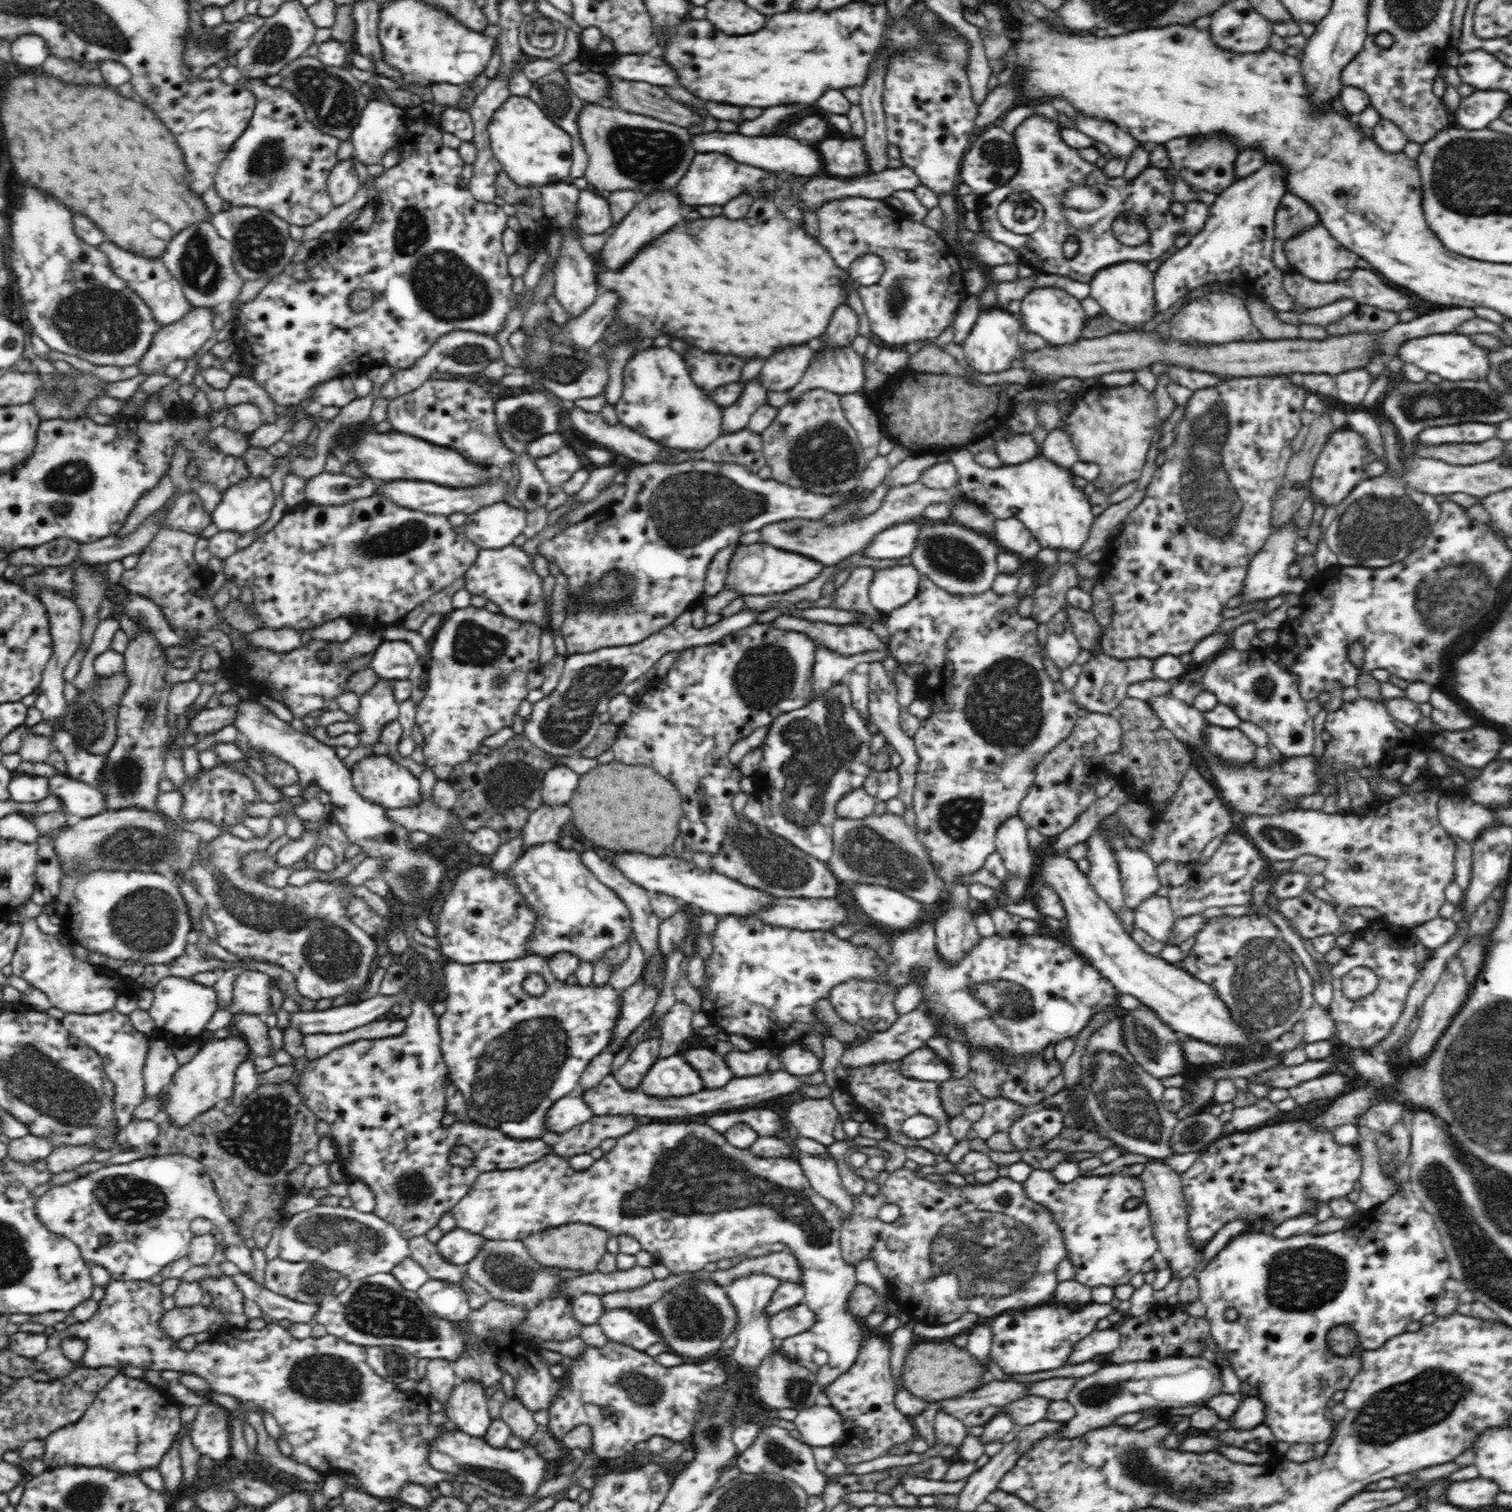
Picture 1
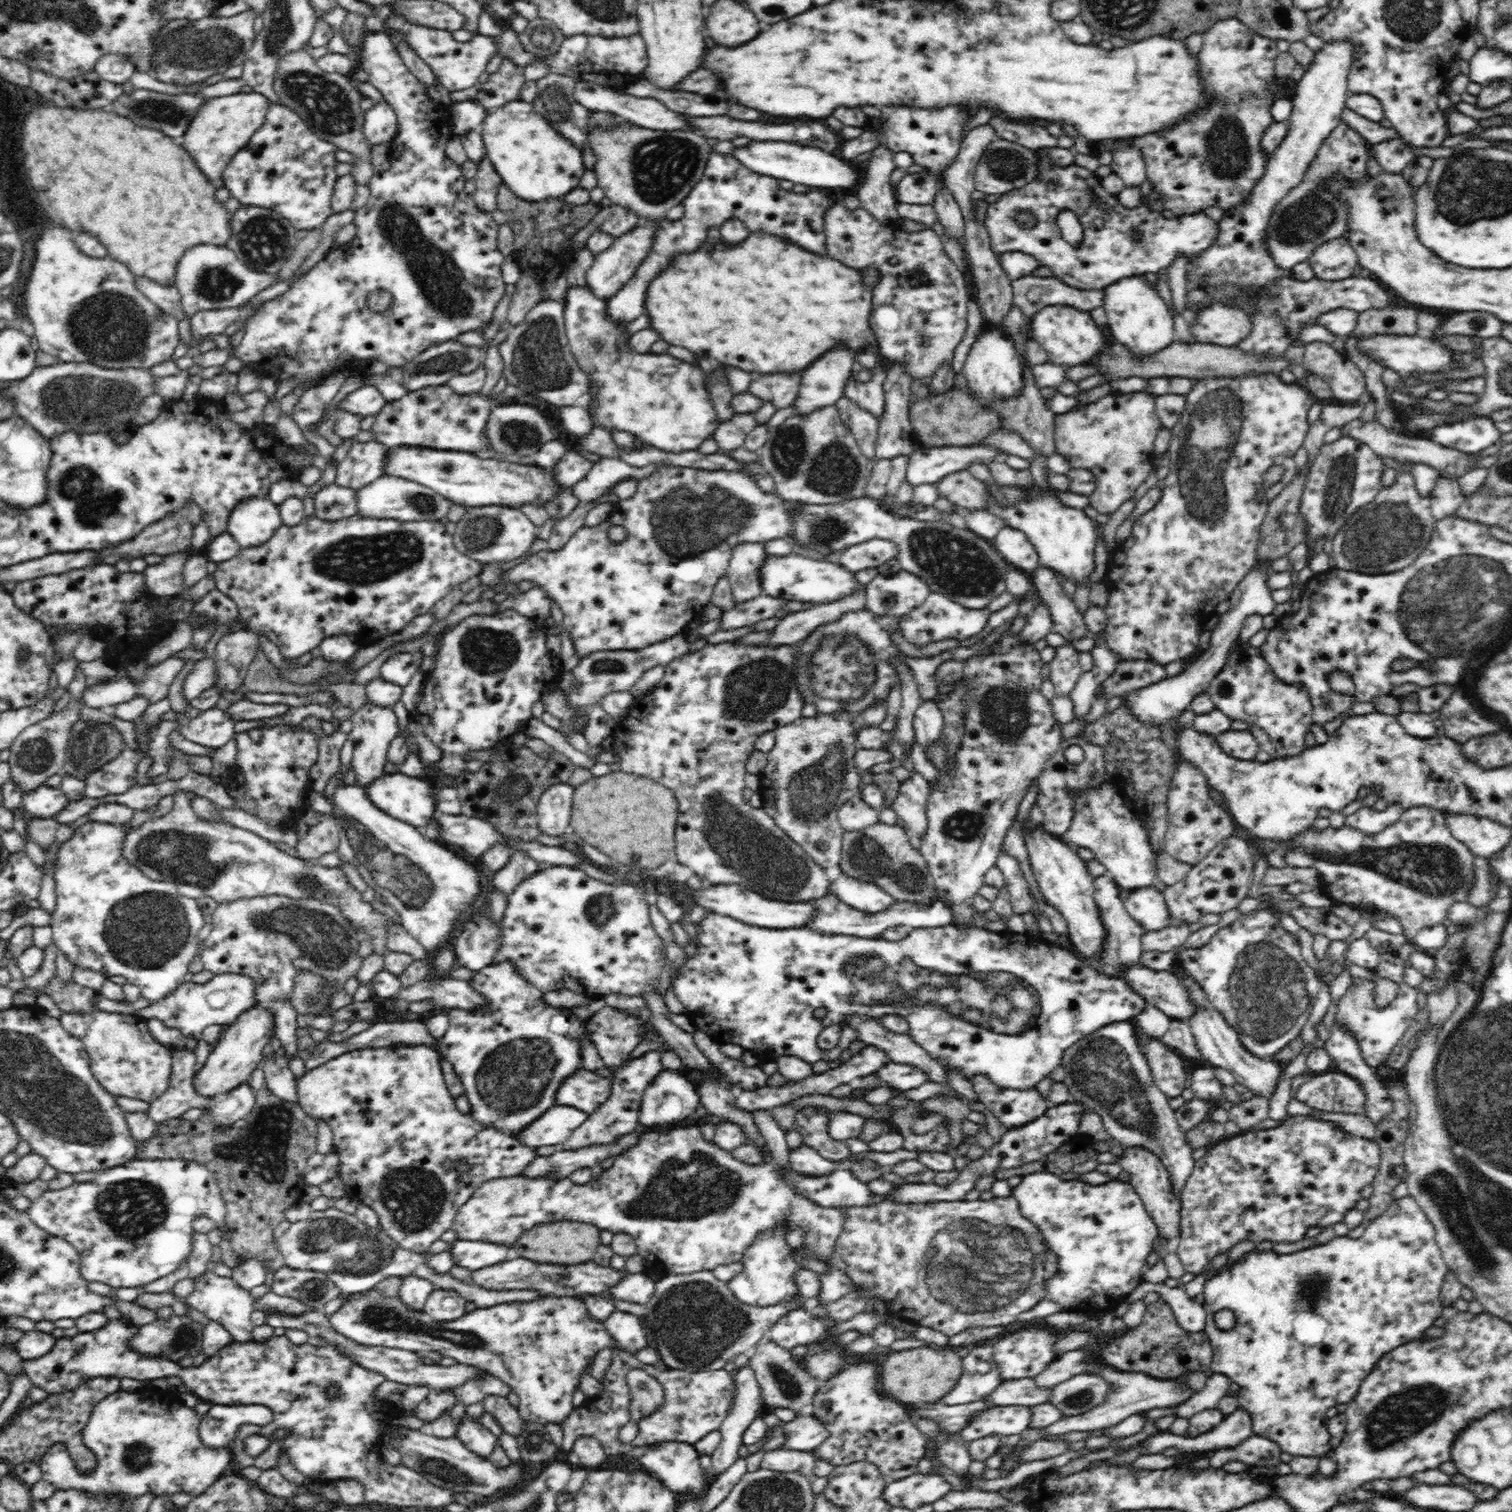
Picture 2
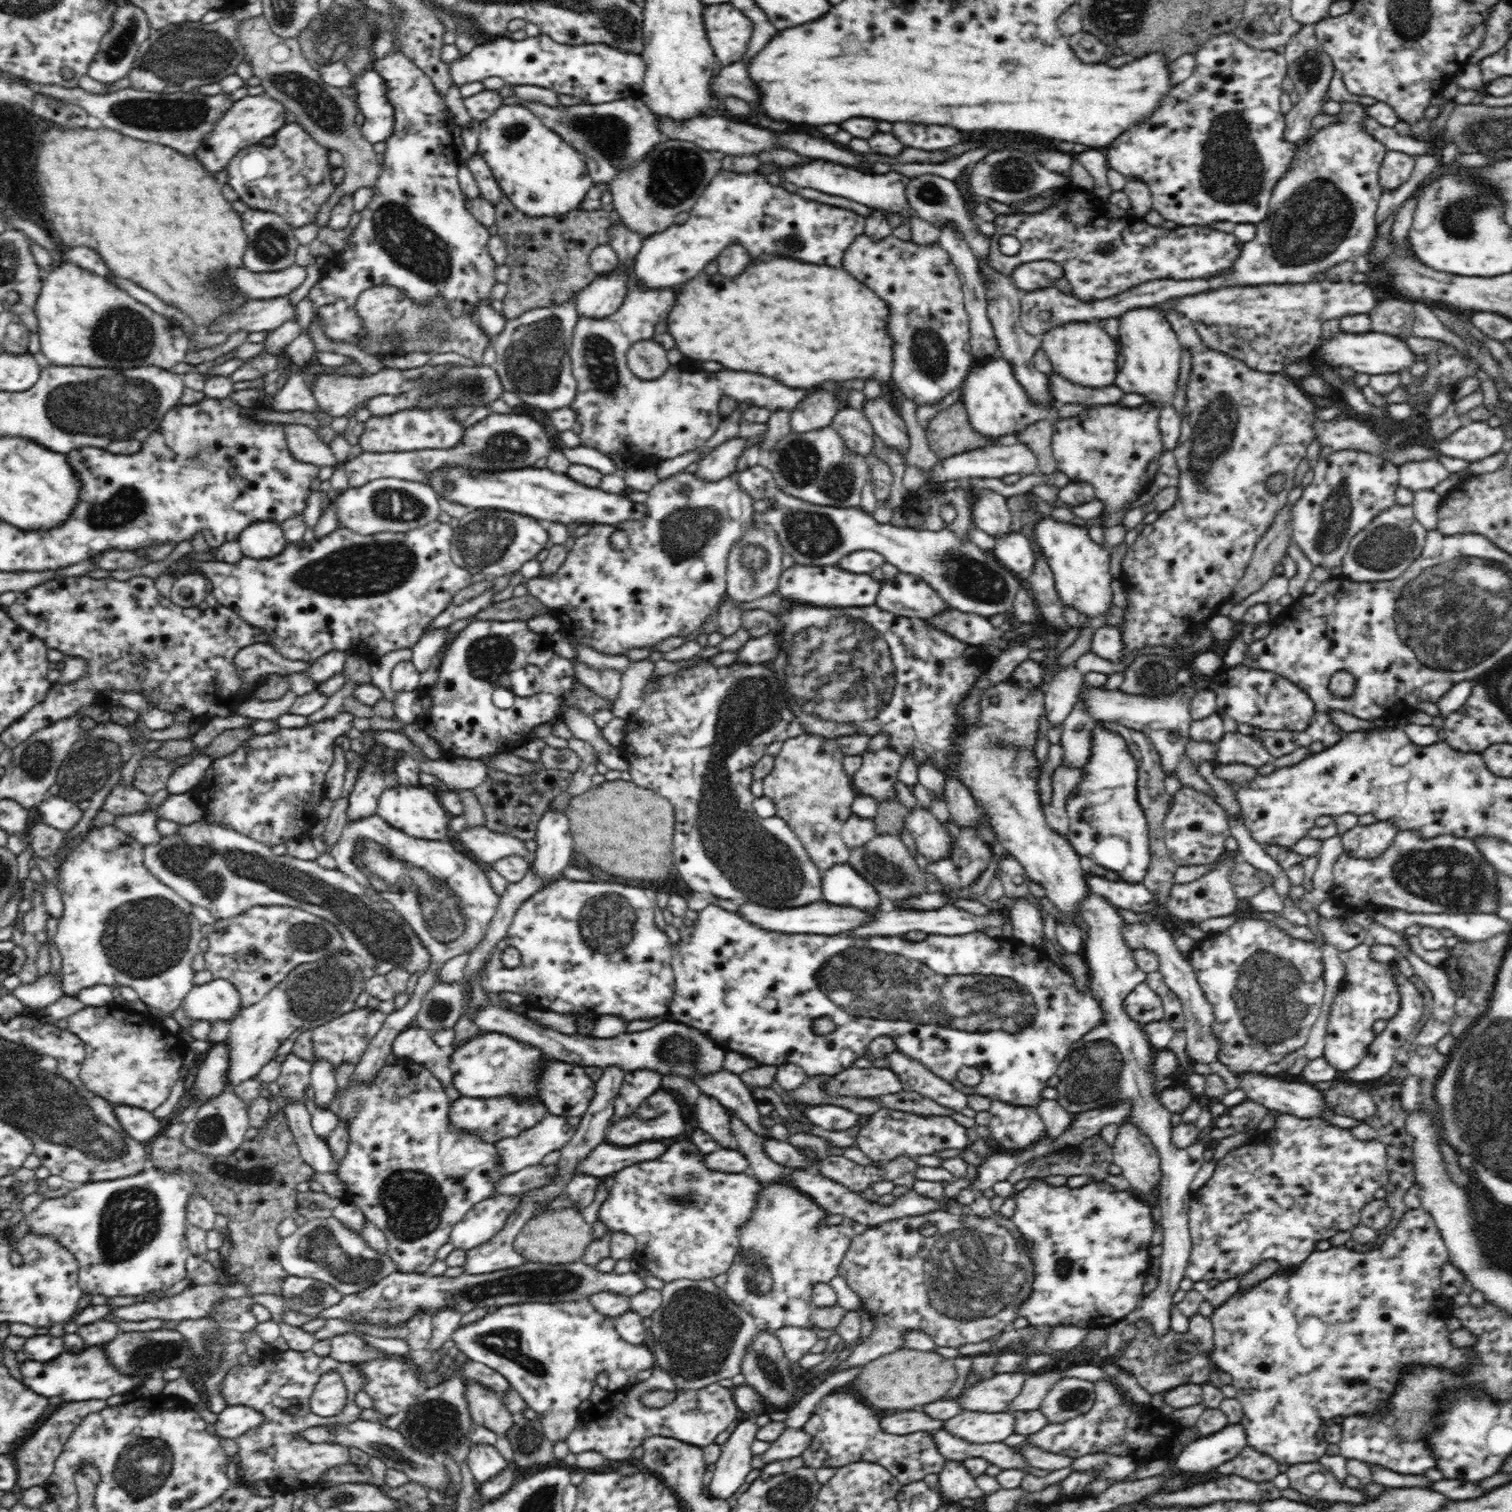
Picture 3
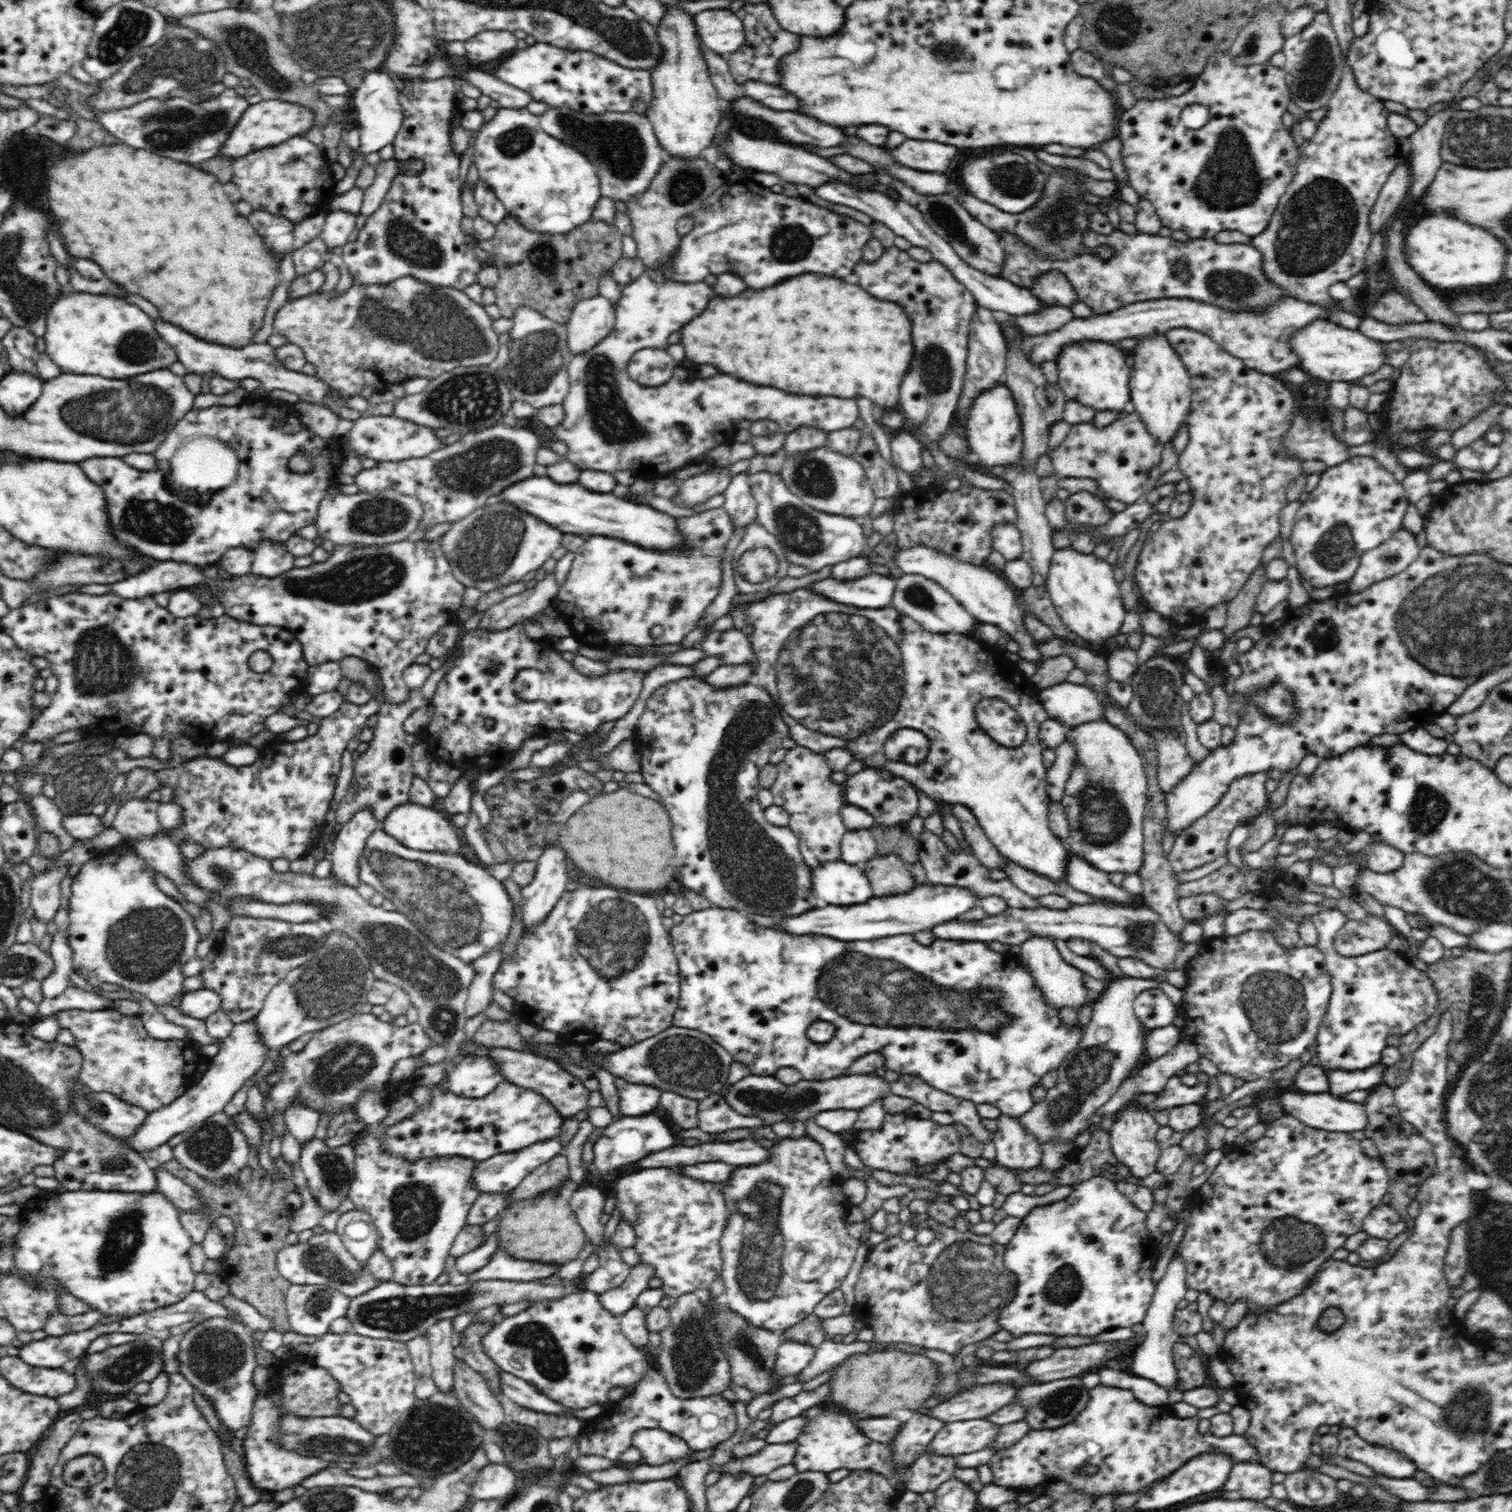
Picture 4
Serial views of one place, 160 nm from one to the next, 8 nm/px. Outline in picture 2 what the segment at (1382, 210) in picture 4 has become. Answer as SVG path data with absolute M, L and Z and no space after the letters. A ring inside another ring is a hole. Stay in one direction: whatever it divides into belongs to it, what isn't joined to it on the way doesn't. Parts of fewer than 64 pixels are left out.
M1404 138L1393 139L1373 146L1373 154L1385 172L1401 174L1414 154Z

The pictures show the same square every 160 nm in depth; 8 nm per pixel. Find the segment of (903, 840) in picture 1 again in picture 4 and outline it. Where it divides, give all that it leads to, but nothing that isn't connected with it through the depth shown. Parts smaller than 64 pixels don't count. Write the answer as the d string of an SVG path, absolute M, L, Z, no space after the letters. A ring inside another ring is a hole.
M876 854L861 867L870 882L874 897L905 894L916 887L910 866L896 855Z

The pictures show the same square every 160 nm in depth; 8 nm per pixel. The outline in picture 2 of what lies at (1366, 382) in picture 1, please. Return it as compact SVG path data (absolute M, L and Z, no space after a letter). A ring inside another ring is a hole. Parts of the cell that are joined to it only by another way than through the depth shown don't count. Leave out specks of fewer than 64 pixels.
M1313 342L1305 346L1306 352L1307 358L1316 360L1305 360L1305 369L1309 374L1326 380L1333 397L1352 402L1366 396L1364 374L1332 346L1324 342Z

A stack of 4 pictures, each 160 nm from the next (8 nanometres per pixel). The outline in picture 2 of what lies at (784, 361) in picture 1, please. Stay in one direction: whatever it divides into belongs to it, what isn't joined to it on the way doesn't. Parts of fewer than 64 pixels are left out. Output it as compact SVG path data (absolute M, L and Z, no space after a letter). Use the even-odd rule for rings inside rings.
M803 372L764 375L751 373L751 376L753 380L747 392L781 410L795 403Z

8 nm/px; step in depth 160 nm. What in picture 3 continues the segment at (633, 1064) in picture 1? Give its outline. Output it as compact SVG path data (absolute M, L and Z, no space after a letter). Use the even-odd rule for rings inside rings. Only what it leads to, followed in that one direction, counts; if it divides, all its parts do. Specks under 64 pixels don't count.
M636 1070L624 1076L624 1082L616 1096L614 1115L610 1123L619 1121L636 1112L658 1088L661 1088L662 1076L652 1070Z

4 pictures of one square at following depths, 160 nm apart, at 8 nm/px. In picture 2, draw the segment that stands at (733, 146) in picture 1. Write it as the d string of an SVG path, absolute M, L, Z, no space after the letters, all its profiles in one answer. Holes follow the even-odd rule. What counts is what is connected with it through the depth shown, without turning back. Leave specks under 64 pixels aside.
M752 142L750 146L736 148L732 156L758 174L780 180L790 180L794 184L804 184L811 190L824 190L825 192L835 188L855 190L861 184L861 174L854 170L854 166L818 148L804 148L796 144L786 144L786 142Z

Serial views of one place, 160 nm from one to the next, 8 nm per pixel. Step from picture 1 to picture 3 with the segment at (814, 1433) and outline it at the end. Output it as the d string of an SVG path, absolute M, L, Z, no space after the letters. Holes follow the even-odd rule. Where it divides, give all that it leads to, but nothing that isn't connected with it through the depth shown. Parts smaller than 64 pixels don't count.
M787 1427L781 1436L771 1443L764 1454L756 1458L757 1465L772 1464L772 1462L800 1457L812 1444L812 1434L802 1429Z

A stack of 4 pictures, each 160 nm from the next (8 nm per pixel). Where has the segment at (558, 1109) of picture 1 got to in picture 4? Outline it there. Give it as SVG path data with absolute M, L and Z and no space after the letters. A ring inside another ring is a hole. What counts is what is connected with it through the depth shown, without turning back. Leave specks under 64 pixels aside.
M559 1134L556 1138L550 1140L540 1140L518 1152L500 1152L496 1156L490 1156L488 1160L483 1160L476 1165L474 1171L472 1171L472 1182L475 1184L477 1191L481 1194L488 1194L488 1192L511 1192L532 1172L535 1168L538 1168L540 1164L548 1162L551 1158L554 1158L557 1154L561 1154L563 1146L559 1141Z

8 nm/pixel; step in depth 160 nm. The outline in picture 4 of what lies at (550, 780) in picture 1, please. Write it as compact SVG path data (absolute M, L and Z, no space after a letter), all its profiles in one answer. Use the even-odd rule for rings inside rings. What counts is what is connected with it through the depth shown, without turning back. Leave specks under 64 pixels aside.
M546 843L537 861L533 882L521 888L520 911L525 932L528 932L526 928L534 928L542 922L542 918L547 918L566 892L566 884L570 881L566 870L567 859L560 844L553 846Z

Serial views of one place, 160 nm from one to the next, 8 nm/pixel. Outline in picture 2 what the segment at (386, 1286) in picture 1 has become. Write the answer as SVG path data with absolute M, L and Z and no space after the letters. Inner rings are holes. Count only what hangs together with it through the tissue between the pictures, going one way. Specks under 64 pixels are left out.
M375 1287L350 1297L352 1301L346 1300L338 1312L328 1317L336 1332L365 1346L398 1348L418 1354L439 1352L459 1364L476 1366L502 1380L516 1393L518 1412L524 1421L542 1425L560 1425L570 1416L580 1377L593 1364L598 1352L621 1350L603 1322L592 1318L577 1297L542 1297L532 1302L477 1308L451 1322L438 1322L424 1310L414 1311L398 1296L388 1298Z

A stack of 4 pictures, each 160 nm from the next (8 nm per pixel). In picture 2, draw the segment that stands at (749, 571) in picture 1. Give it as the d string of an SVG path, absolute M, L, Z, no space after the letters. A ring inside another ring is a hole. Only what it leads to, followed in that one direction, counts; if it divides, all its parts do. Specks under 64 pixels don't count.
M796 553L776 557L766 556L762 570L760 570L760 583L764 595L784 600L798 600L798 602L810 602L810 604L826 604L840 600L844 596L854 594L860 590L861 584L856 581L854 573L837 562L800 556Z

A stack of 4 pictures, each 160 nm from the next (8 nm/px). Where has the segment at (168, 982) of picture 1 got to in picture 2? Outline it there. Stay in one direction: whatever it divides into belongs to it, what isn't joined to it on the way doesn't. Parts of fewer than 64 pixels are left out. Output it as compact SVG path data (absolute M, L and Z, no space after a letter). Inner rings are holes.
M221 973L204 984L186 981L182 986L172 990L166 998L151 1003L149 1007L139 1010L136 1014L145 1020L158 1018L168 1028L176 1028L188 1038L197 1041L202 1038L202 1030L210 1024L230 1025L250 1007L257 1006L255 982L248 976L239 973Z

